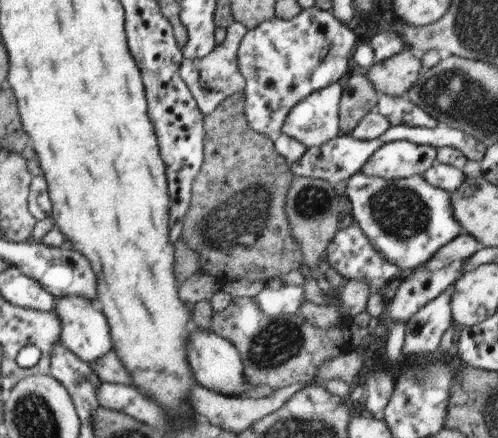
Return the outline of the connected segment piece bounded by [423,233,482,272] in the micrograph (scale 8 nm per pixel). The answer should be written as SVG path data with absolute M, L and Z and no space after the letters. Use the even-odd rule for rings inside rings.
M461 233L455 236L449 244L446 244L441 251L438 251L423 267L426 271L435 272L451 263L469 259L474 252L481 248L482 245L473 236Z

